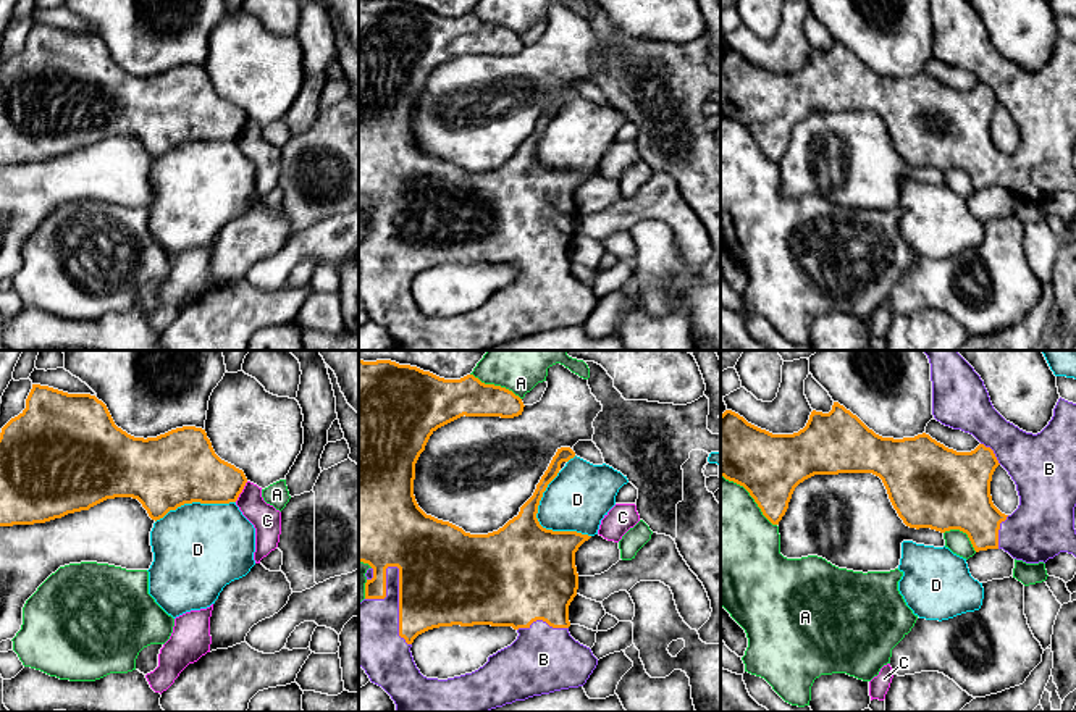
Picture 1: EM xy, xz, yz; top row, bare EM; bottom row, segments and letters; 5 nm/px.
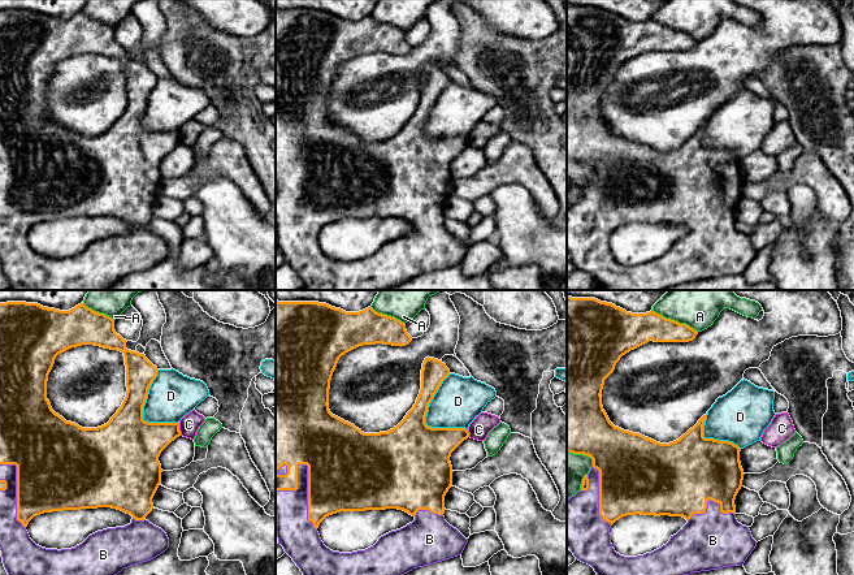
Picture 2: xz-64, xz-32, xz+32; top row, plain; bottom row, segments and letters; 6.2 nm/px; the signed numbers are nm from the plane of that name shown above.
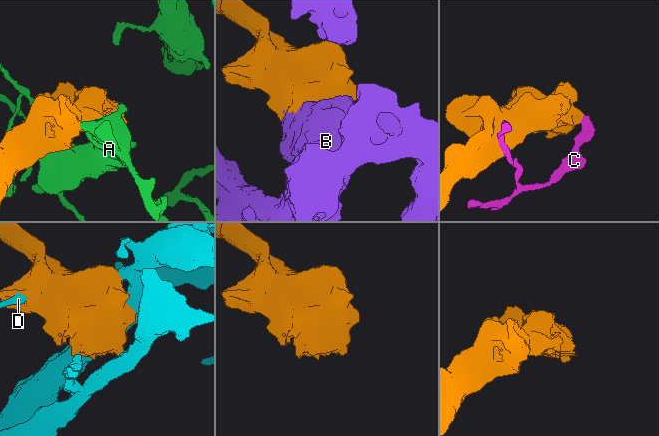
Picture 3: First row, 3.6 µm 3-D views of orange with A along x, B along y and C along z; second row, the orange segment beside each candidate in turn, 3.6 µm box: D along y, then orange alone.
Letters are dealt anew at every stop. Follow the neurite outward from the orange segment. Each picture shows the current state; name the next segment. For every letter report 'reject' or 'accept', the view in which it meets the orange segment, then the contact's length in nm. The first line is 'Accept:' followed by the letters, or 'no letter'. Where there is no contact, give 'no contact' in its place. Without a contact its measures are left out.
Accept: B
A: reject; contact in yz; length 380 nm
B: accept; contact in xz; length 420 nm
C: reject; contact in xy; length 120 nm
D: reject; contact in xz; length 360 nm

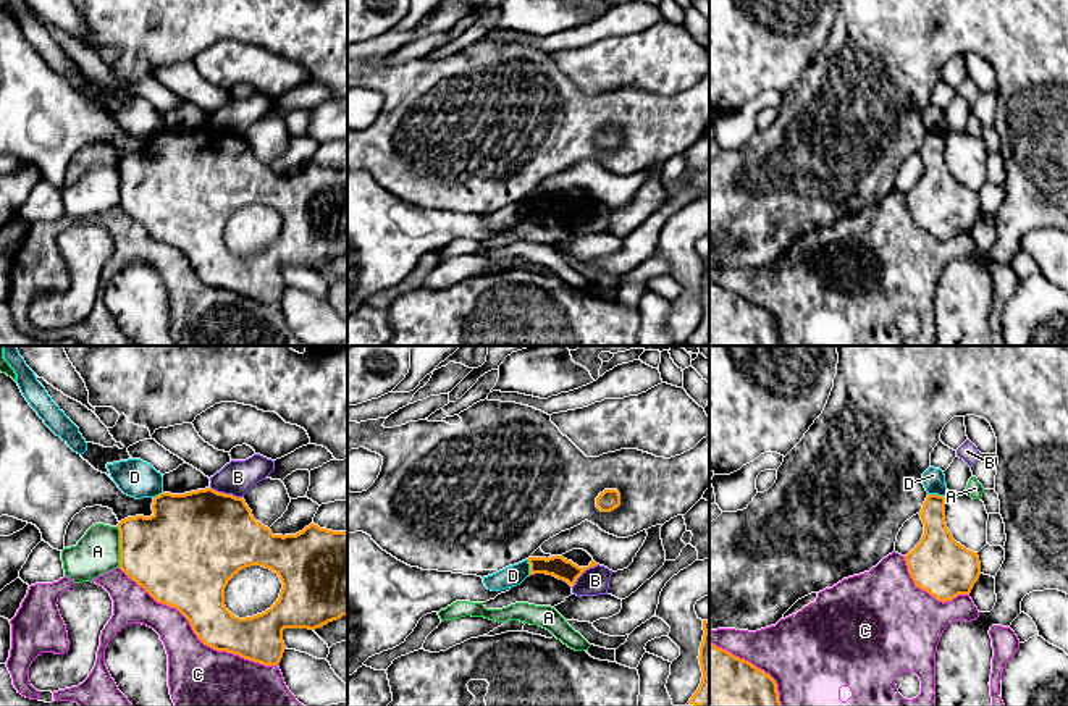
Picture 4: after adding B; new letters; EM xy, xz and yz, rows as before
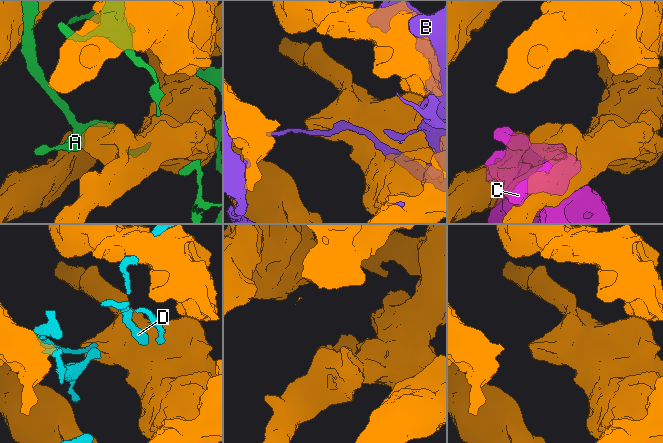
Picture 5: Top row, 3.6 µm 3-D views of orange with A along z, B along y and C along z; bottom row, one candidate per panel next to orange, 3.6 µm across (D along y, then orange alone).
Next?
Accept: no letter
A: reject; contact in xy; length 200 nm
B: reject; contact in xy; length 170 nm
C: reject; contact in xy; length 950 nm
D: reject; contact in xz; length 90 nm

